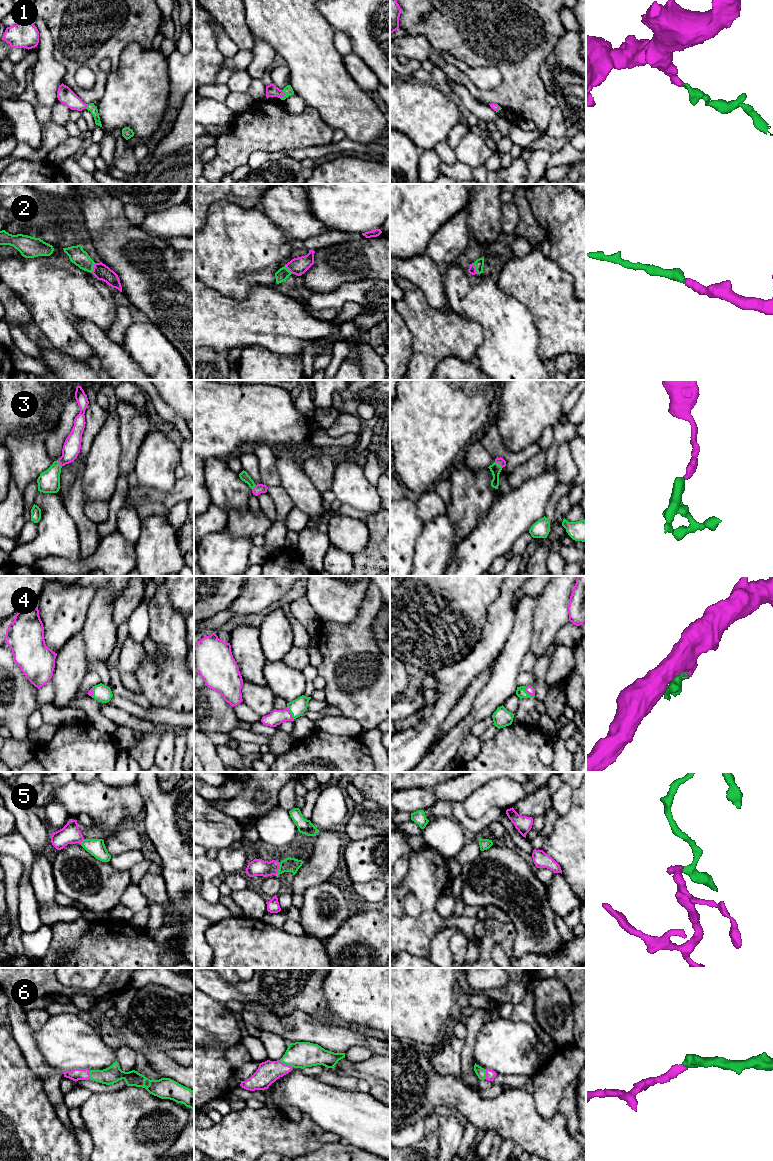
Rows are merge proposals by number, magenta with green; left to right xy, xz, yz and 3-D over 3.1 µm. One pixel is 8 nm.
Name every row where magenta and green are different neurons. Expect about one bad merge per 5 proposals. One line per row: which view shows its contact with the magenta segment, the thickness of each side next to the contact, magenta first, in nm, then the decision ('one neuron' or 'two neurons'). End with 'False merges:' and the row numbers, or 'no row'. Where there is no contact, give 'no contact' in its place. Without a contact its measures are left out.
1: contact in xz; calibres 100 and 70 nm; one neuron
2: contact in yz; calibres 60 and 80 nm; one neuron
3: contact in yz; calibres 60 and 90 nm; one neuron
4: contact in yz; calibres 70 and 80 nm; one neuron
5: contact in xz; calibres 140 and 120 nm; two neurons
6: contact in xz; calibres 180 and 200 nm; one neuron
False merges: 5

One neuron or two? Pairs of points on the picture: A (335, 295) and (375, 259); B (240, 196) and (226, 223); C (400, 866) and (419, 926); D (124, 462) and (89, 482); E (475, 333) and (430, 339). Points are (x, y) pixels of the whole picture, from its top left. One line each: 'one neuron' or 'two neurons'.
A: two neurons
B: two neurons
C: two neurons
D: two neurons
E: one neuron

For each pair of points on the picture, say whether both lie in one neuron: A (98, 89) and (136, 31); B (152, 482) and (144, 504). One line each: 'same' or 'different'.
A: same
B: same

